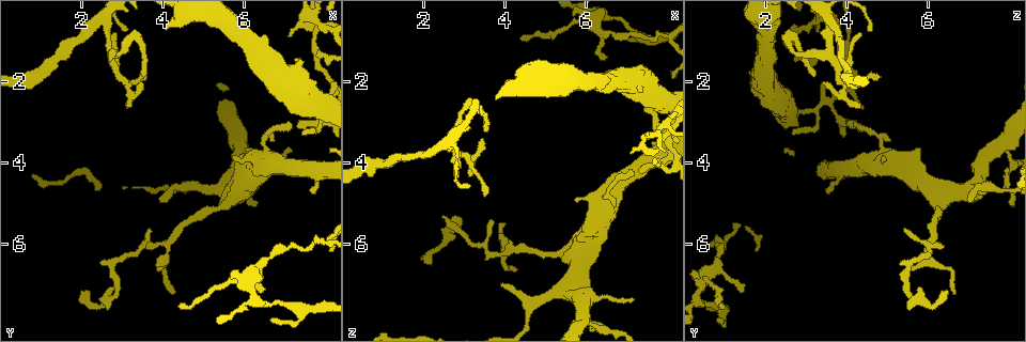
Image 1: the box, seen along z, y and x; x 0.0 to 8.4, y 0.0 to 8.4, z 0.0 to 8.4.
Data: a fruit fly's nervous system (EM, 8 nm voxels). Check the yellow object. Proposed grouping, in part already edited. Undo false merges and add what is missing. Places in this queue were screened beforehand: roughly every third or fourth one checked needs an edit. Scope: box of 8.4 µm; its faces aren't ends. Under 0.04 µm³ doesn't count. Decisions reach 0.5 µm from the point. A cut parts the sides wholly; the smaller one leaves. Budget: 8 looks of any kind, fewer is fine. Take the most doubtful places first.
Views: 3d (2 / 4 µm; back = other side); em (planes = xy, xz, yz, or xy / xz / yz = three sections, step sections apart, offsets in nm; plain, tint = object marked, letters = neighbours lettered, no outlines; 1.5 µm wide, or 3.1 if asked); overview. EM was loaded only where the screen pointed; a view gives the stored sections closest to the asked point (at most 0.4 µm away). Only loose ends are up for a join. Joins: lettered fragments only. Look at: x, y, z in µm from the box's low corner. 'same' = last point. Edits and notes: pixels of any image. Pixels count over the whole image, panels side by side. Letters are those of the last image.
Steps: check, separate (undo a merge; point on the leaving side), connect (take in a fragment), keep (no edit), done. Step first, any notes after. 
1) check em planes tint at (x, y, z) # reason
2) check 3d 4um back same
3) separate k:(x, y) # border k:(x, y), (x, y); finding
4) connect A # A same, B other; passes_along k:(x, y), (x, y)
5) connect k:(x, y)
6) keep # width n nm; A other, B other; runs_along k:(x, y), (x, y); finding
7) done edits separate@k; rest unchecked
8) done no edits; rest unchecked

check em planes letters at (2.20, 7.30, 6.50) # end of a long branch

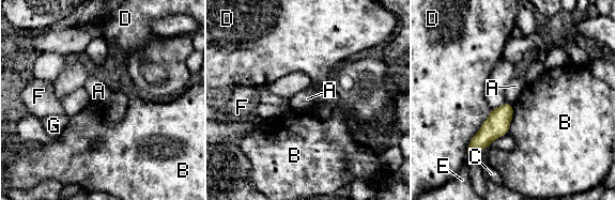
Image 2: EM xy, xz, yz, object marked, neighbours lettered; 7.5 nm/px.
keep # width 180 nm; A other, B other, C other, D other, E other, F other, G other; border 2:(512, 104), (512, 118), (508, 132); none of them fits

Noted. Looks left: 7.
check em xy step 8 letters at (3.95, 4.90, 6.95) # an open end

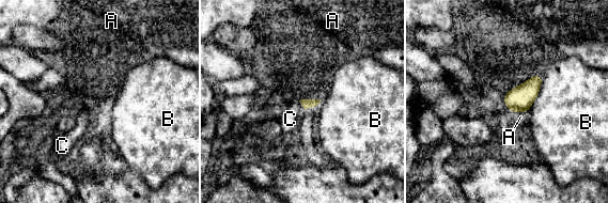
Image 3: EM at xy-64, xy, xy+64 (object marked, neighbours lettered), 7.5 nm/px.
connect C # longest_contact B 320 nm; A other, B other, C same; passes_along 3:(312, 104), (301, 104), (290, 119); it goes on there

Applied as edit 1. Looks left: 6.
check overview # see it whole again

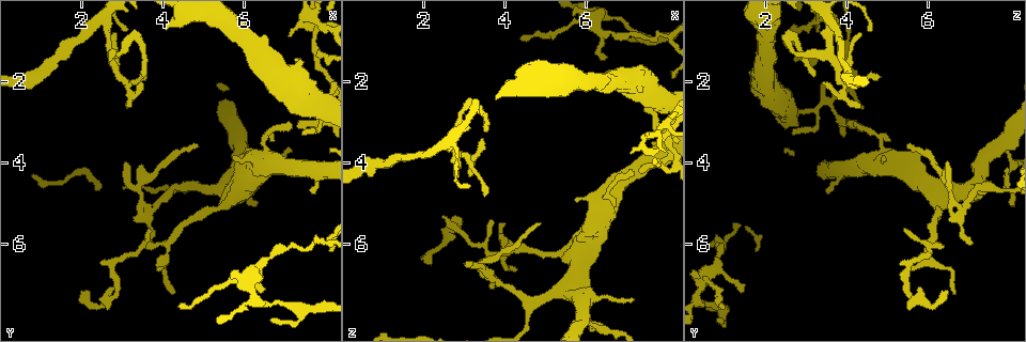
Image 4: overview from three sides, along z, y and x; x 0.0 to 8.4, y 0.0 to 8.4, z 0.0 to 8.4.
check em yz step 8 letters at (5.95, 3.60, 7.75) # a fork

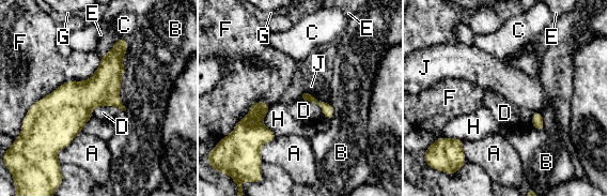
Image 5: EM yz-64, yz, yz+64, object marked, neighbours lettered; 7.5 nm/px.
keep # width 70 nm; longest_contact F 750 nm; A other, B other, C other, D other, E other, F other, G other, H other, J other; continuous, no second neuron

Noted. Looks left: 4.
done edits connect@3; rest unchecked

